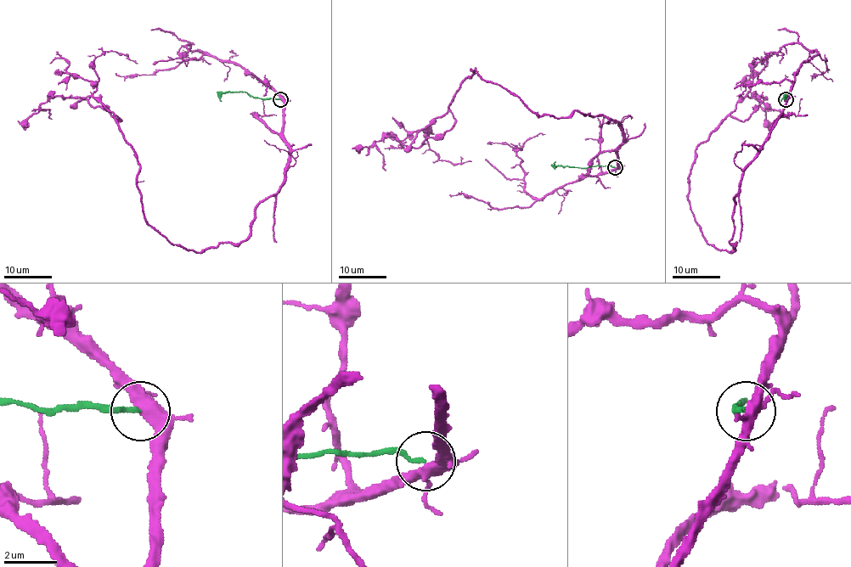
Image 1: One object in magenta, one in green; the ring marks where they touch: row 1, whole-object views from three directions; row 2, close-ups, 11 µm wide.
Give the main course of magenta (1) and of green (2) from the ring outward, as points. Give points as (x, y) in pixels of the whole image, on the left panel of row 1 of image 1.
1: (281, 99), (284, 184), (241, 243), (199, 251), (144, 216), (118, 117), (51, 96), (41, 107), (51, 119)
2: (281, 99), (255, 98), (244, 91), (235, 91), (222, 93), (221, 101)

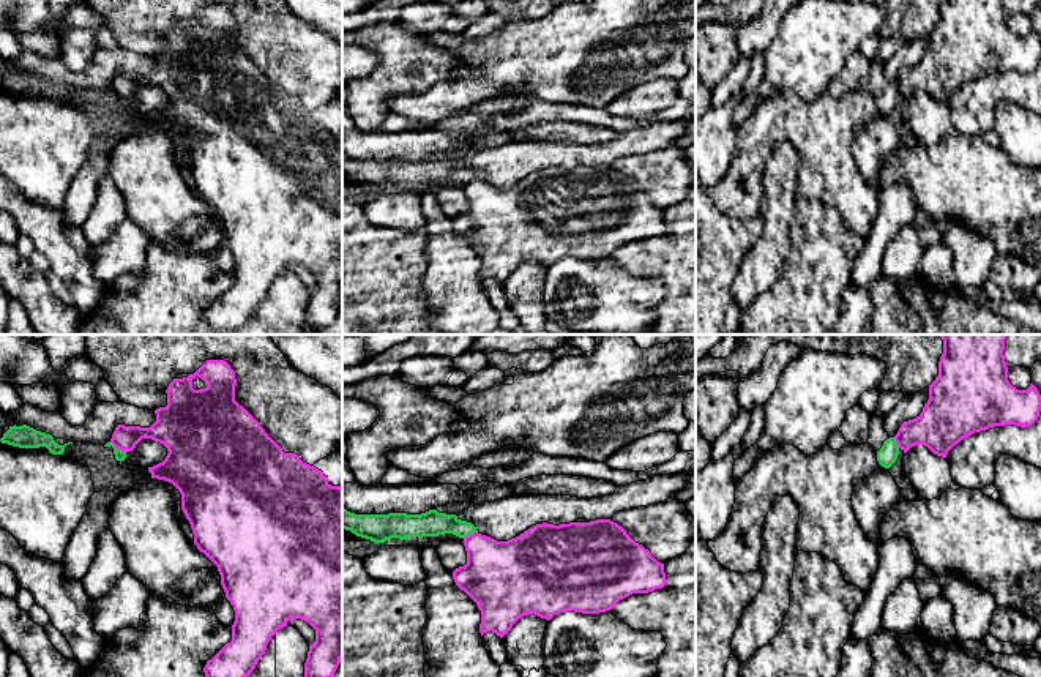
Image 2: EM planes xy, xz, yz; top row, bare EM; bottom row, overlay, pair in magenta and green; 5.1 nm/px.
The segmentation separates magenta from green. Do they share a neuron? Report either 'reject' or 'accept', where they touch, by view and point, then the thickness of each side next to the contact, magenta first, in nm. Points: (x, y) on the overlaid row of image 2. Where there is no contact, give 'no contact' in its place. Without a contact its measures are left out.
reject; contact xy (117, 447); calibres 130 and 50 nm

